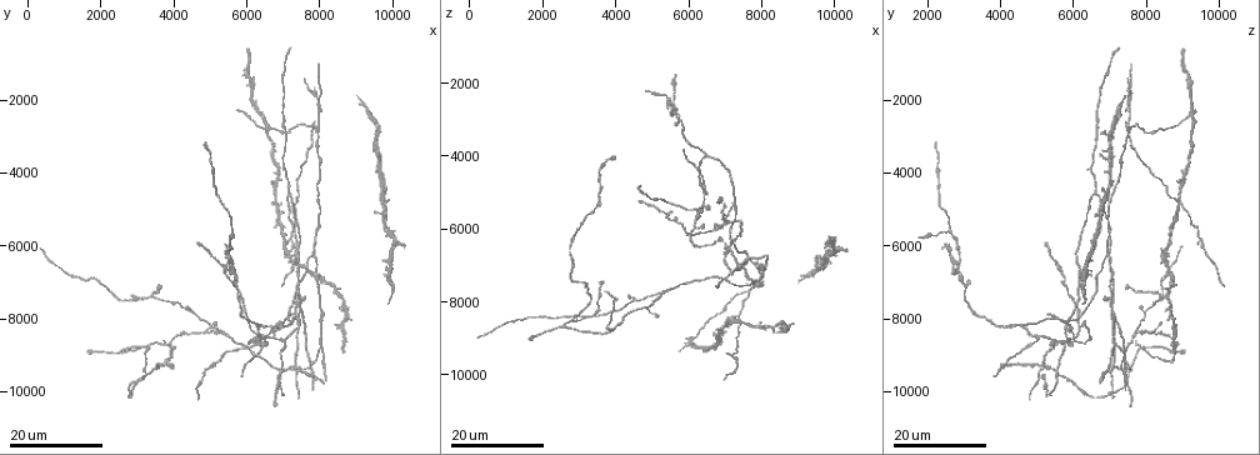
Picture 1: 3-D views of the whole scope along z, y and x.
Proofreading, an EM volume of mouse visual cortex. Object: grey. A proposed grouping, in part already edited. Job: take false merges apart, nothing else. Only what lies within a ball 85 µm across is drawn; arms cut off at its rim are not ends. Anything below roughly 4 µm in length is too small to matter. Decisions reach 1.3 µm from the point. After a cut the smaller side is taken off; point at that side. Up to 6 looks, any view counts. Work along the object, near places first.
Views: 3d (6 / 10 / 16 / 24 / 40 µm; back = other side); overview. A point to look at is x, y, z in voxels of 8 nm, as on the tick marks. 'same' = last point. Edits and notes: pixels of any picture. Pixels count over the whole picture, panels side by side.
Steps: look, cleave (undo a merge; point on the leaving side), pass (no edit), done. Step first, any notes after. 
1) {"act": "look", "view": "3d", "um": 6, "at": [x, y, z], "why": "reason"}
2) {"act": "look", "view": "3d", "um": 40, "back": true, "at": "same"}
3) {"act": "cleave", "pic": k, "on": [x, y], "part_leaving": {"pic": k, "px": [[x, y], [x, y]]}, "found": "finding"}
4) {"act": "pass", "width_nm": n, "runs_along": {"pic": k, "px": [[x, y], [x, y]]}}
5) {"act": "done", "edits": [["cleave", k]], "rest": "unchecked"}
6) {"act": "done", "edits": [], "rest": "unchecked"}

{"act": "look", "view": "3d", "um": 24, "at": [3400, 7400, 8300], "why": "two arms in line, one across"}

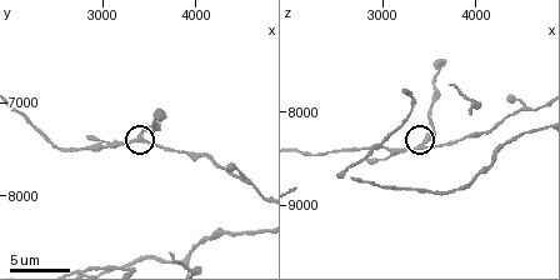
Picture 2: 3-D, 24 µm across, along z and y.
{"act": "look", "view": "3d", "um": 6, "at": [3400, 7350, 8350]}

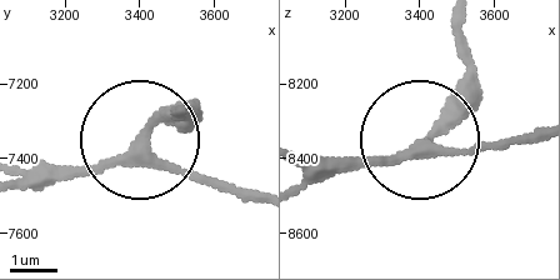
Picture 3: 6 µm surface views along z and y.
{"act": "pass", "runs_along": {"pic": 3, "px": [[253, 199], [145, 151], [154, 120], [189, 115]]}, "found": "all the same neuron"}

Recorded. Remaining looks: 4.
{"act": "look", "view": "3d", "um": 24, "at": [5300, 8400, 7800], "why": "three-way junction"}

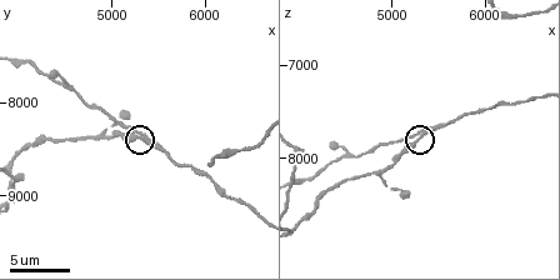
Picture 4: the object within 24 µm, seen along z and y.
{"act": "look", "view": "3d", "um": 10, "at": [5200, 8350, 7800], "why": "closer look"}

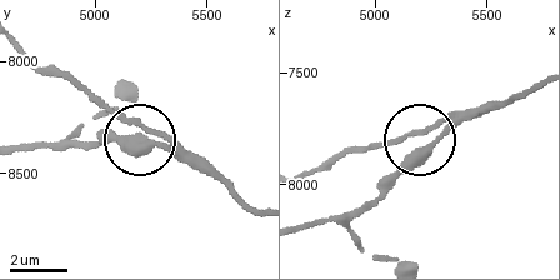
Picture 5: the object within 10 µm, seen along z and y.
{"act": "pass", "runs_along": {"pic": 5, "px": [[536, 83], [435, 135], [380, 143]]}, "found": "continuous, no second neuron"}

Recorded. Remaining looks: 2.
{"act": "look", "view": "3d", "um": 16, "at": [7000, 9500, 7300], "why": "four-way junction"}

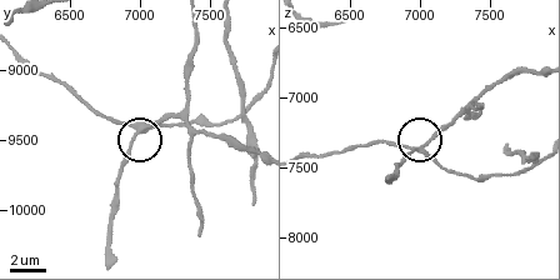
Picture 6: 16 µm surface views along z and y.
{"act": "look", "view": "3d", "um": 6, "at": [7020, 9400, 7360]}

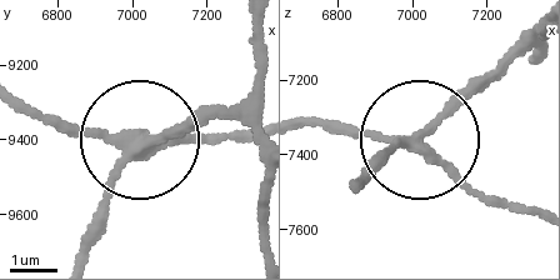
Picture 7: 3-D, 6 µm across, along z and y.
{"act": "pass", "runs_along": {"pic": 7, "px": [[531, 214], [484, 198], [424, 145], [304, 130]]}, "found": "one neuron here"}

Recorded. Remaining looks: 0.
{"act": "done", "edits": [], "rest": "unchecked"}

